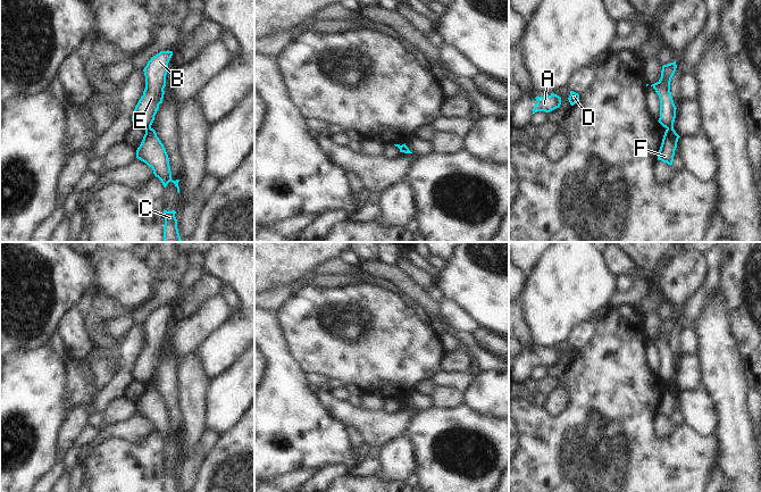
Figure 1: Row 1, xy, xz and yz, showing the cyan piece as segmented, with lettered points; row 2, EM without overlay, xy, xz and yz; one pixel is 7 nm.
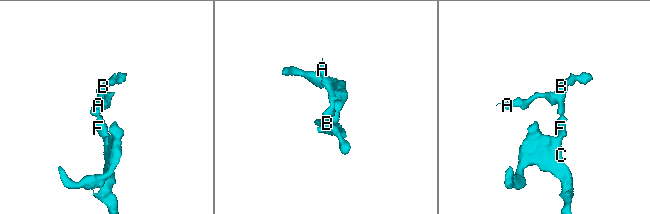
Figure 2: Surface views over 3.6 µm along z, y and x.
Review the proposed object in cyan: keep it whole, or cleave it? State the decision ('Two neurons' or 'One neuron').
Two neurons

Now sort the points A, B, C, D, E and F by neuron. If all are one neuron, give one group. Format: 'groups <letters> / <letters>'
groups A B D E / C F

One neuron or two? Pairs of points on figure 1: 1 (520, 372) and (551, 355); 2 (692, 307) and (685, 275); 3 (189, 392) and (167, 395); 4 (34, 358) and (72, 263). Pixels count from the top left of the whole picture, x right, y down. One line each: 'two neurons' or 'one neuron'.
1: one neuron
2: two neurons
3: two neurons
4: two neurons

